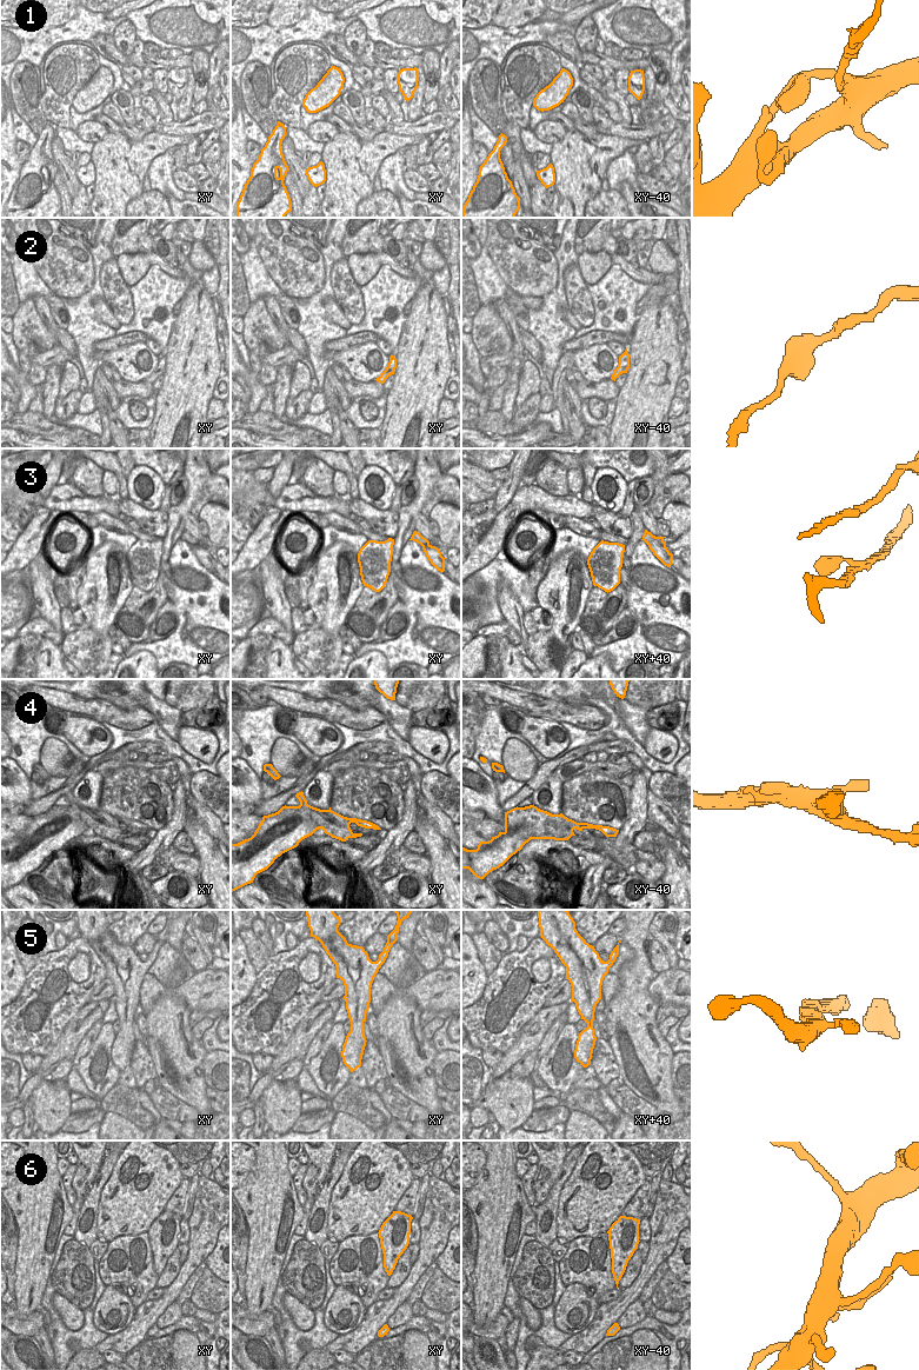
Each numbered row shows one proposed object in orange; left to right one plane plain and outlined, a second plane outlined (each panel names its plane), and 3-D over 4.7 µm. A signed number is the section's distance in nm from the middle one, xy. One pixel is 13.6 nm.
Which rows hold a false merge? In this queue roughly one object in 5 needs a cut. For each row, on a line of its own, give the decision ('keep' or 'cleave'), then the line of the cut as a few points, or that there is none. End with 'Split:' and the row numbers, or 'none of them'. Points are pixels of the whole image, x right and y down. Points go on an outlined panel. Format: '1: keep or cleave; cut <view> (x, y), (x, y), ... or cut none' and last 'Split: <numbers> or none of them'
1: keep; cut none
2: keep; cut none
3: cleave; cut xy (421, 544), (428, 545)
4: keep; cut none
5: keep; cut none
6: keep; cut none
Split: 3

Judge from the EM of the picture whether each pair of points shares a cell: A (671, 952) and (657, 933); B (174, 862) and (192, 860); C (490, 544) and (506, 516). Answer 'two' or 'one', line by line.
A: one
B: one
C: one

